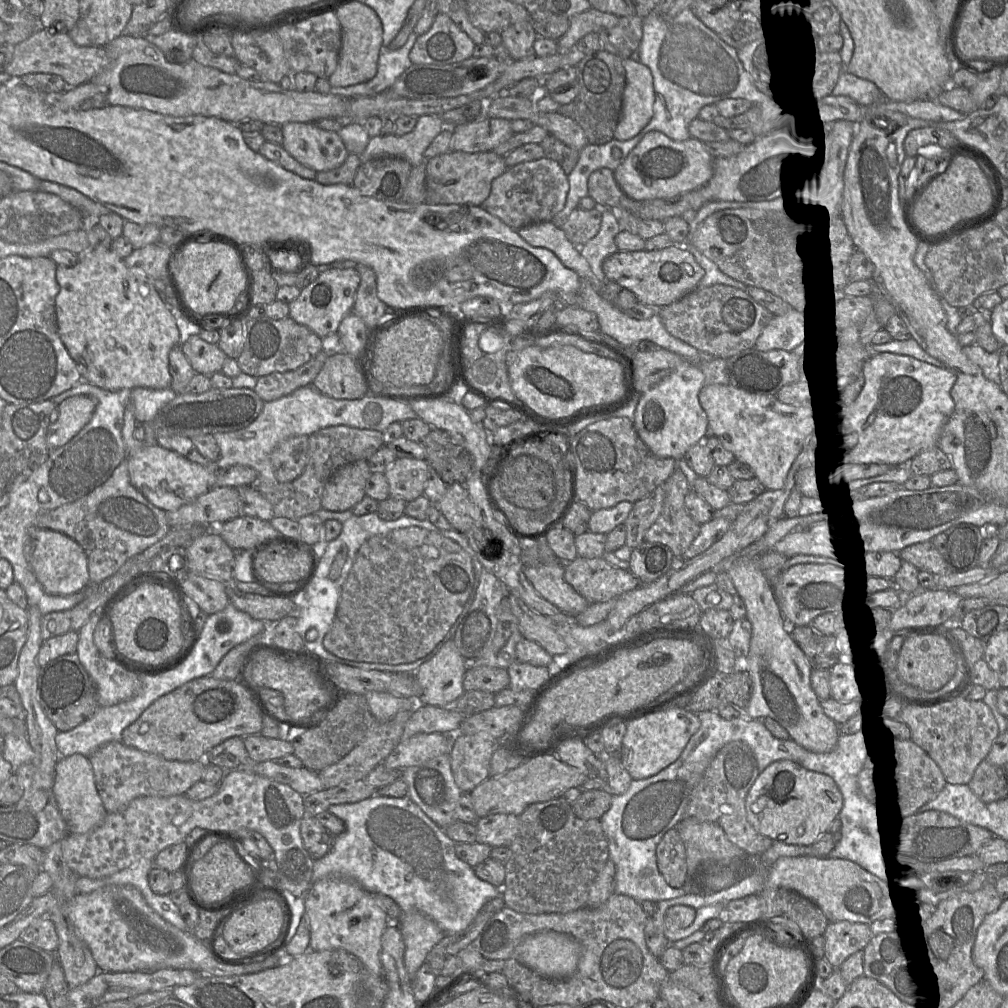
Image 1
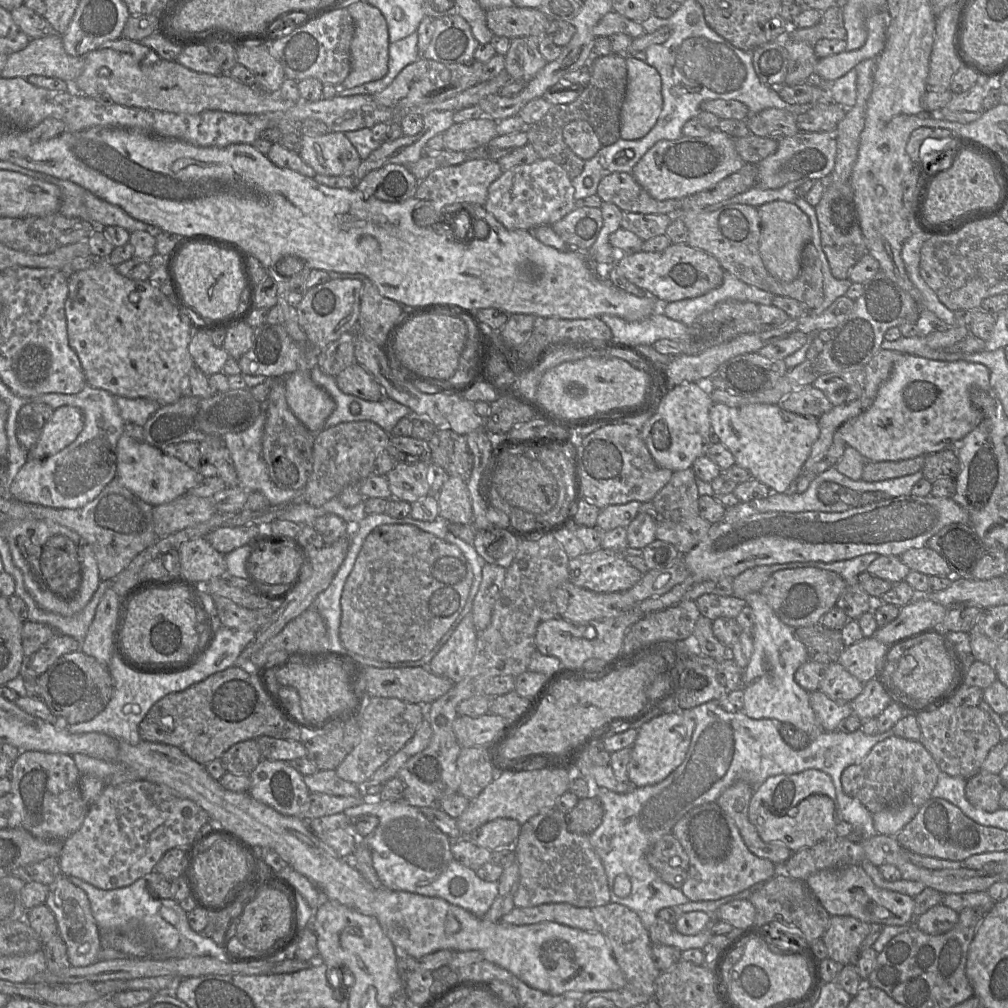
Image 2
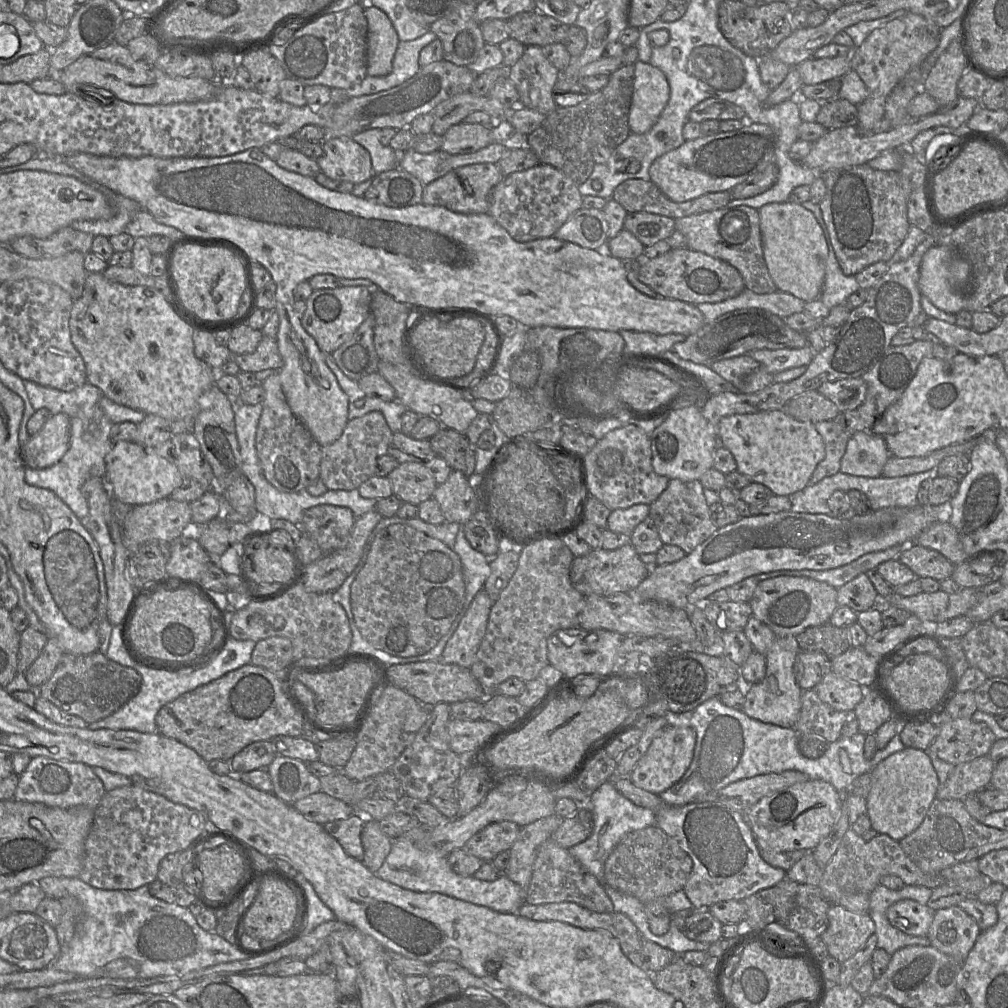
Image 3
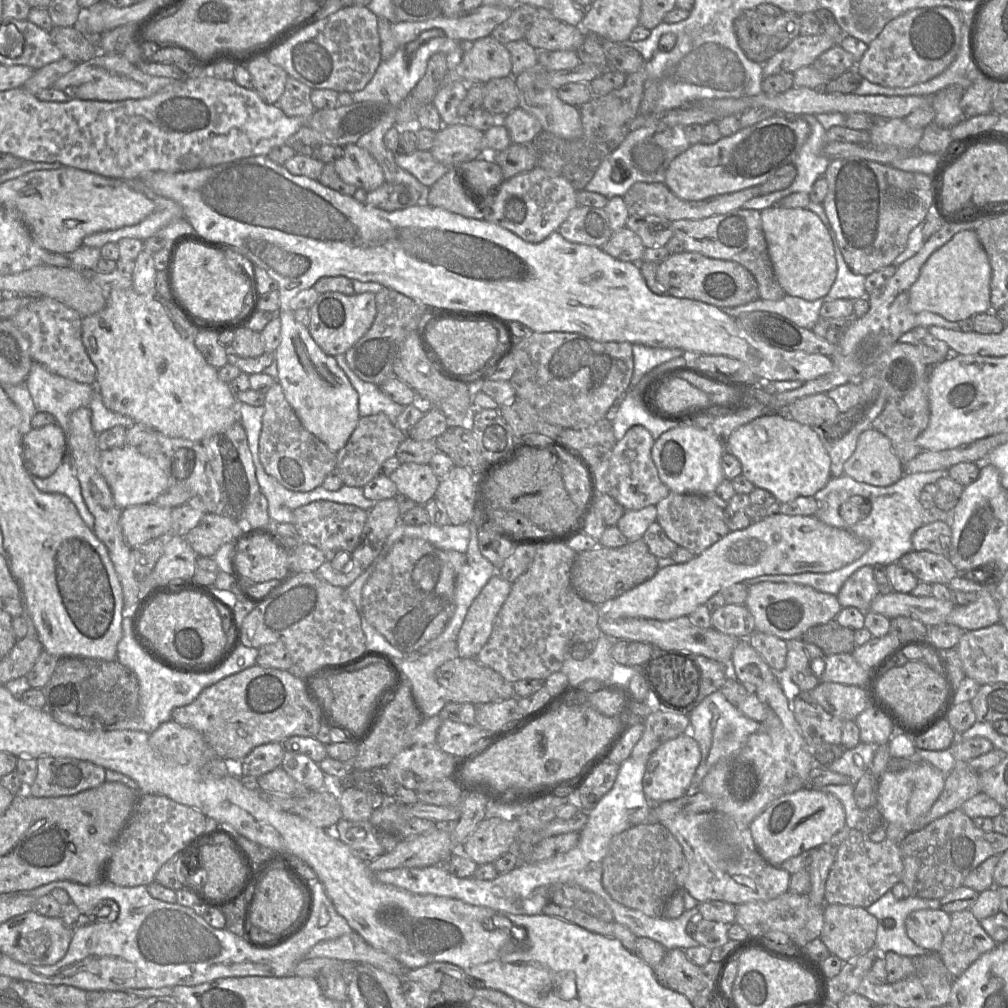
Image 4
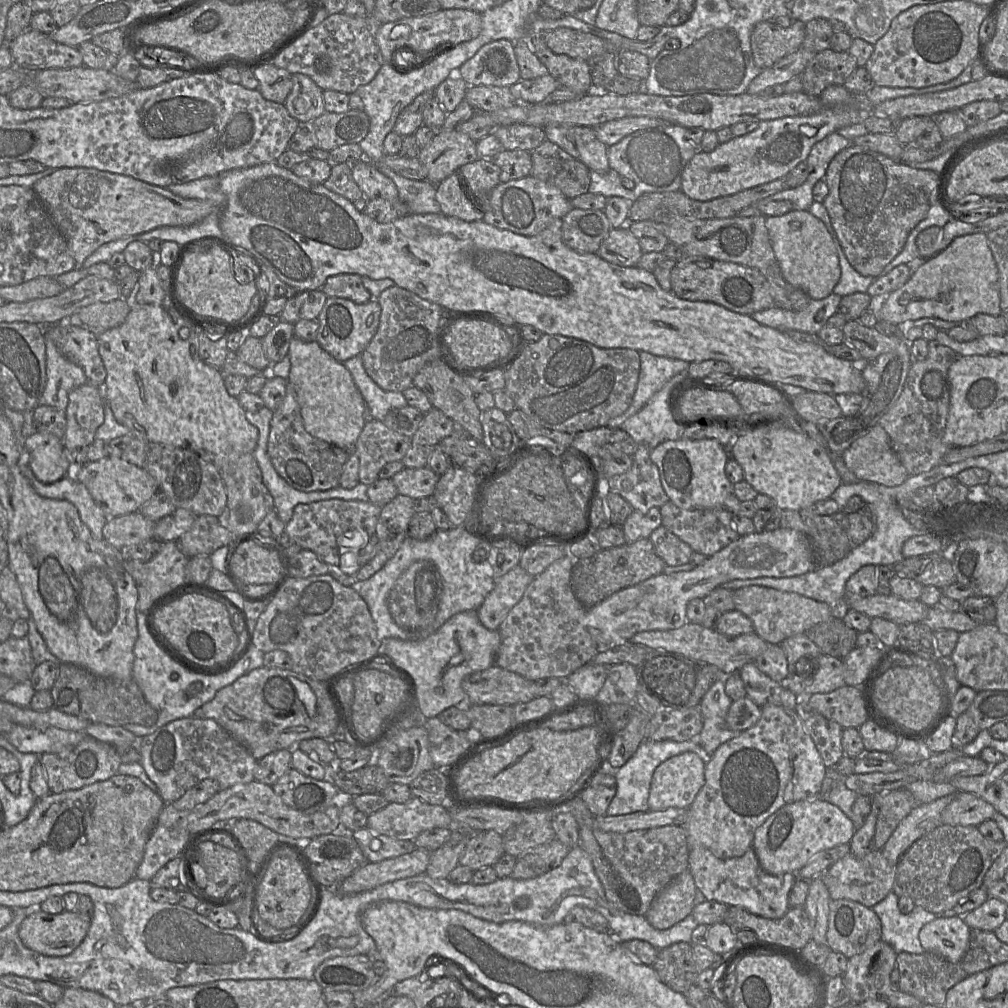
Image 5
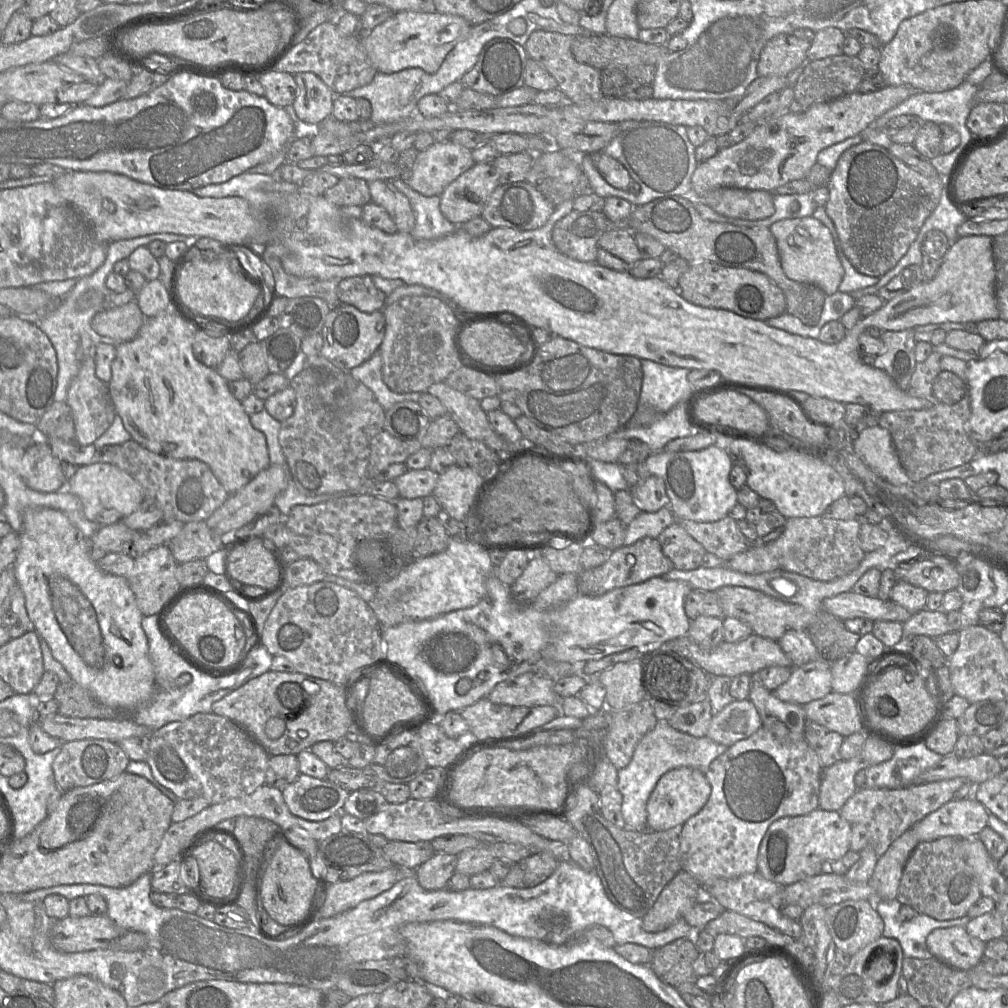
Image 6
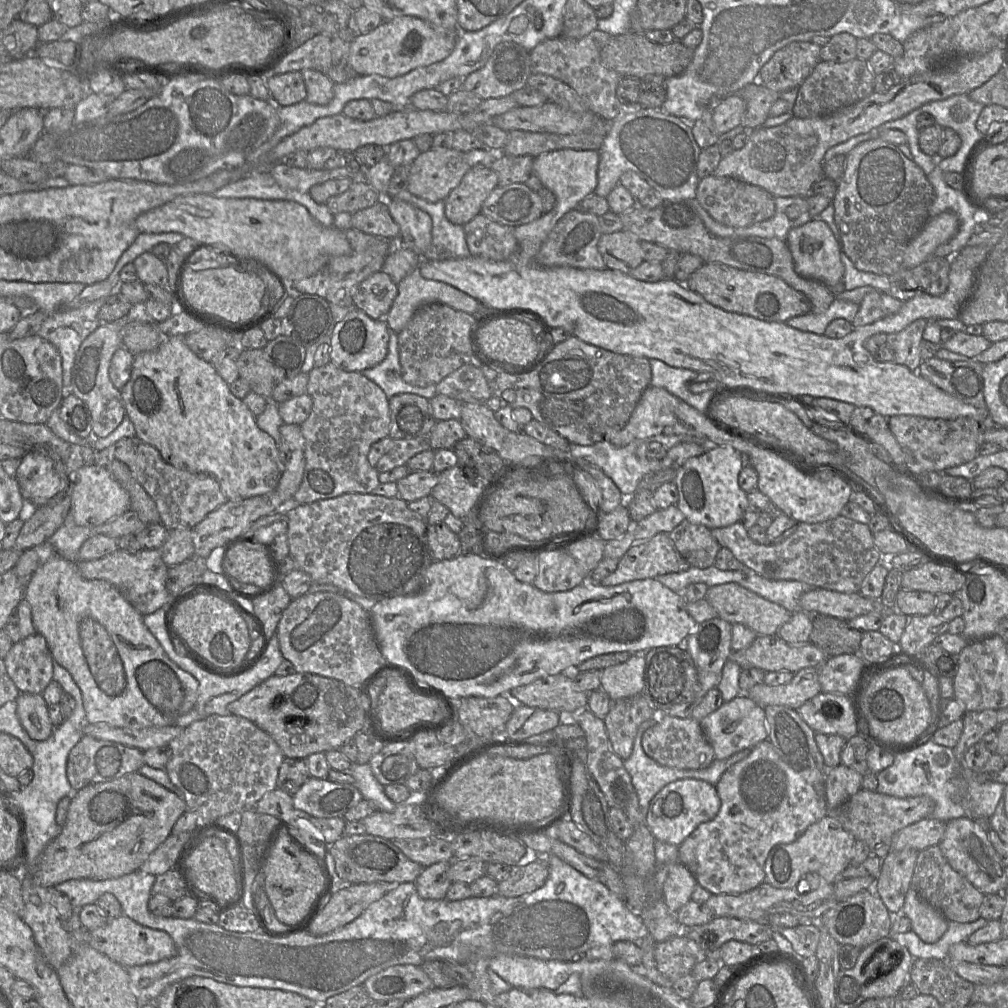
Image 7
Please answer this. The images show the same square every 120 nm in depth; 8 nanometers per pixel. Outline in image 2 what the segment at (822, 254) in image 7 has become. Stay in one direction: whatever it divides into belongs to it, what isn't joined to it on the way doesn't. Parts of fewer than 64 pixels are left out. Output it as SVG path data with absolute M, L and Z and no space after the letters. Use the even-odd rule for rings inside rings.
M774 201L759 208L761 236L759 253L770 275L782 282L795 280L801 271L801 256L811 240L811 224L807 215L794 203Z

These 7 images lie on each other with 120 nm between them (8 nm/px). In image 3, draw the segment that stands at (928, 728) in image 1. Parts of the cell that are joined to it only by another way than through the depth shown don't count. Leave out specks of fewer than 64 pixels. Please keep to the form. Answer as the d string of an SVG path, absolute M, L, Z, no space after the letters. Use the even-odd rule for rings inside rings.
M945 716L936 725L939 725L939 732L929 749L954 766L987 756L997 740L987 724L971 718Z

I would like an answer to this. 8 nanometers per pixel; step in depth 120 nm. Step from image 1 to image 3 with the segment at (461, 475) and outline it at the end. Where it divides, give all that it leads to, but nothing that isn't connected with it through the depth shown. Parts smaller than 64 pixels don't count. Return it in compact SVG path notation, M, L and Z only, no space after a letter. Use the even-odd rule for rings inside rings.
M441 427L429 442L436 456L443 458L452 470L461 471L473 481L476 455L465 433Z

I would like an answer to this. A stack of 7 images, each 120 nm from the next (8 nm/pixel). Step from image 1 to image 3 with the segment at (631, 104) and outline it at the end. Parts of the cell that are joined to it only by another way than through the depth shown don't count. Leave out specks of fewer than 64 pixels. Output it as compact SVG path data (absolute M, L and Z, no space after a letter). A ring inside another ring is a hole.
M637 60L634 63L634 89L629 113L631 133L649 131L667 105L669 96L665 74L659 68Z

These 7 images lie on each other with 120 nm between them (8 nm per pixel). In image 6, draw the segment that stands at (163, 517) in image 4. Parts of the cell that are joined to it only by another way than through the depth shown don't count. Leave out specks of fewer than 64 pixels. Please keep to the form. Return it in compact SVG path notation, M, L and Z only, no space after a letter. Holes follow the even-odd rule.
M121 521L100 526L98 531L91 537L90 543L99 548L100 550L108 553L126 553L129 547L131 546L131 543L135 539L135 533L139 531L134 531L130 528L128 528L125 524L123 524Z

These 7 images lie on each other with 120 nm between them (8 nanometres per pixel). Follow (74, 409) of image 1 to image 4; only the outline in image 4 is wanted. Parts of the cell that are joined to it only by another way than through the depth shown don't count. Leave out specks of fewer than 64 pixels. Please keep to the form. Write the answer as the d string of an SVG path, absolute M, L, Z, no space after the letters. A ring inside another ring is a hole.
M57 424L32 429L22 436L23 459L31 476L51 476L67 458L67 435Z

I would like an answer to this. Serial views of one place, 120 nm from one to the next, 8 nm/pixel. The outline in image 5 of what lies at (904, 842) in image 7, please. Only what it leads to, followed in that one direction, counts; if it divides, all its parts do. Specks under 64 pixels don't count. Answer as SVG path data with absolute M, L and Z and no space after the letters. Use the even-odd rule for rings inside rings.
M965 791L955 794L952 802L941 814L941 824L952 826L978 826L991 820L996 809L982 798Z

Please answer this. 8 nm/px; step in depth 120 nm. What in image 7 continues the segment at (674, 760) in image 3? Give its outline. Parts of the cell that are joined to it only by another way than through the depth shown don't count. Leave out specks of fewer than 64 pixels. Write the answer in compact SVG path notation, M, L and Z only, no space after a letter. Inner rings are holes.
M694 778L678 779L664 786L654 796L645 825L655 840L679 846L701 823L712 820L720 806L721 800L714 785Z

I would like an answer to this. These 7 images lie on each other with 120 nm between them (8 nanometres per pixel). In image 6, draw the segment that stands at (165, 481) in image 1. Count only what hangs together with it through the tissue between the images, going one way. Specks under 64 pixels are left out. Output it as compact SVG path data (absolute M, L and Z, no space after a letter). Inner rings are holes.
M92 463L70 469L67 490L79 497L85 517L100 526L121 521L145 499L142 486L128 473L110 463Z

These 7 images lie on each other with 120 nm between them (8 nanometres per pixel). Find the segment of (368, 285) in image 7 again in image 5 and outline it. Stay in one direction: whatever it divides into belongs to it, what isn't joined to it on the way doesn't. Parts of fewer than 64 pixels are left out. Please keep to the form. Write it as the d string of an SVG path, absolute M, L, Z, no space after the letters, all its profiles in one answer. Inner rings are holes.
M337 274L326 279L321 290L328 297L346 298L355 303L368 302L372 296L358 274Z

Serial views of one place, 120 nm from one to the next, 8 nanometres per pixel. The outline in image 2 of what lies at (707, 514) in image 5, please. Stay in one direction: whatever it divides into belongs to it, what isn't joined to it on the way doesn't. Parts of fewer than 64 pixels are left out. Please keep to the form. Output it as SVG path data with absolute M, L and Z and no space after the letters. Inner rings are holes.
M688 468L674 471L669 482L652 500L656 510L656 539L672 544L680 555L686 555L696 547L707 536L712 526L700 516L699 497L696 476L693 470Z

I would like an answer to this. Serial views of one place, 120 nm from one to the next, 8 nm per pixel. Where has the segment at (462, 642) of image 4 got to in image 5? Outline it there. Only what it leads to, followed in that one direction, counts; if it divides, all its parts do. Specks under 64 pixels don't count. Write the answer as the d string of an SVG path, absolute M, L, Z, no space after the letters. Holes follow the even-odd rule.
M517 565L496 580L494 588L477 609L481 624L489 630L497 630L533 579Z

